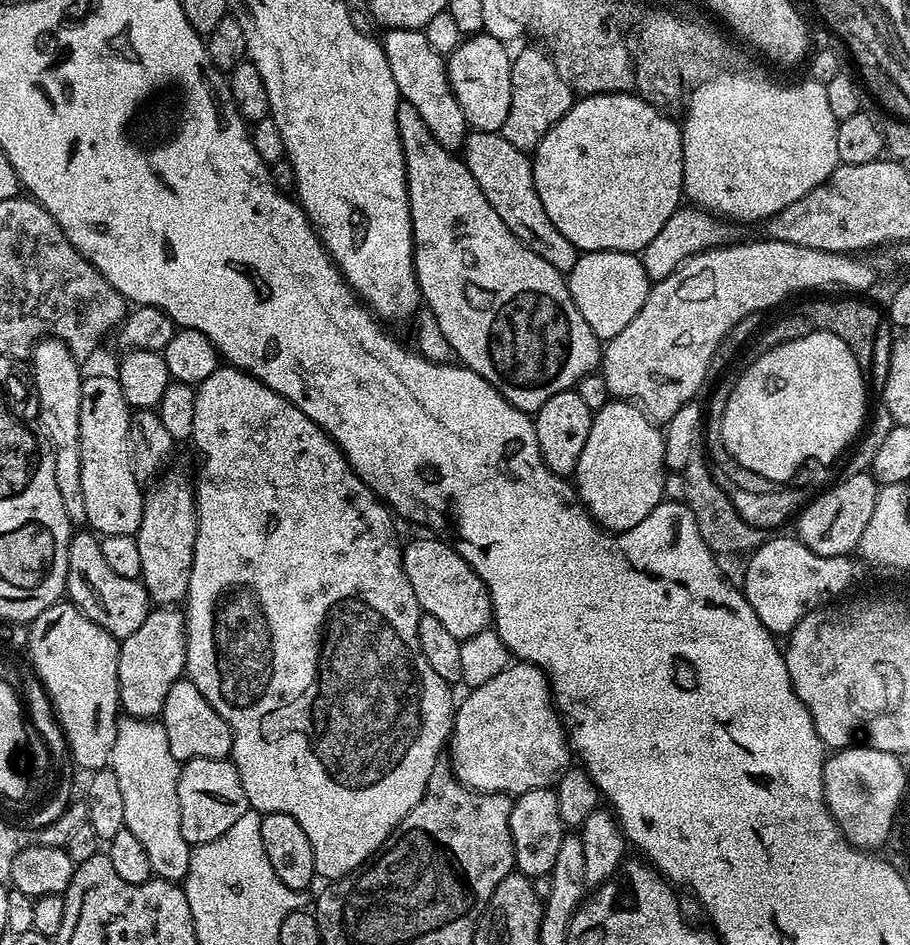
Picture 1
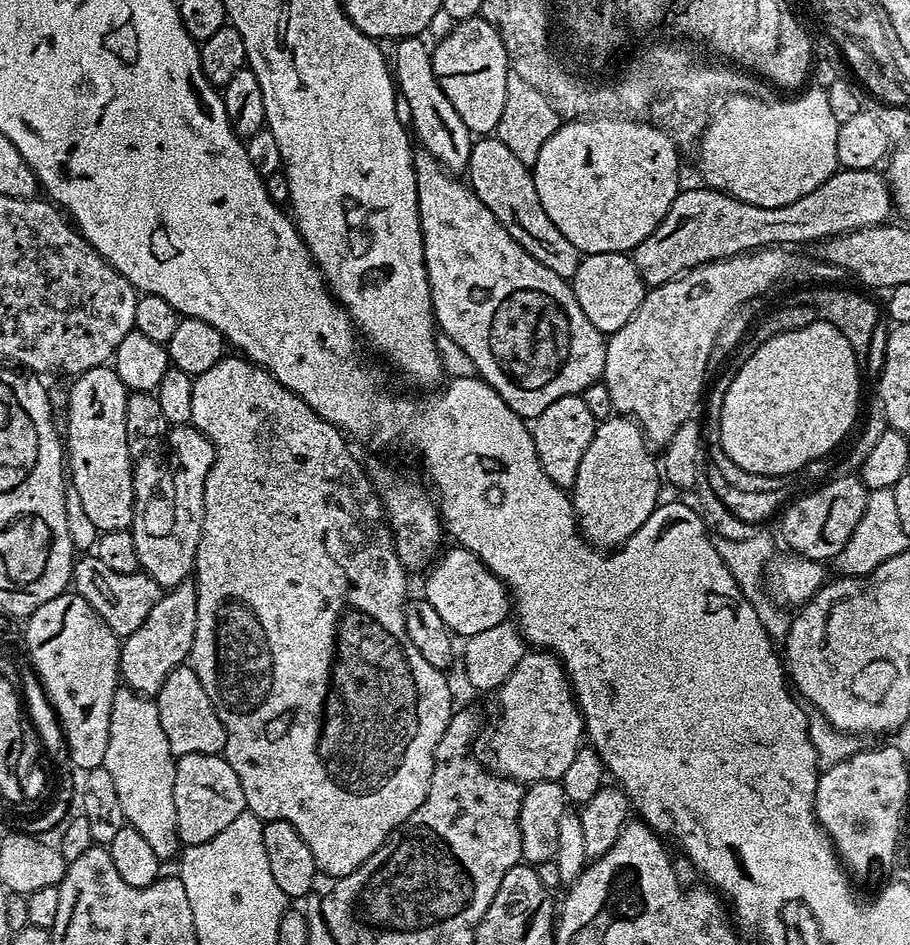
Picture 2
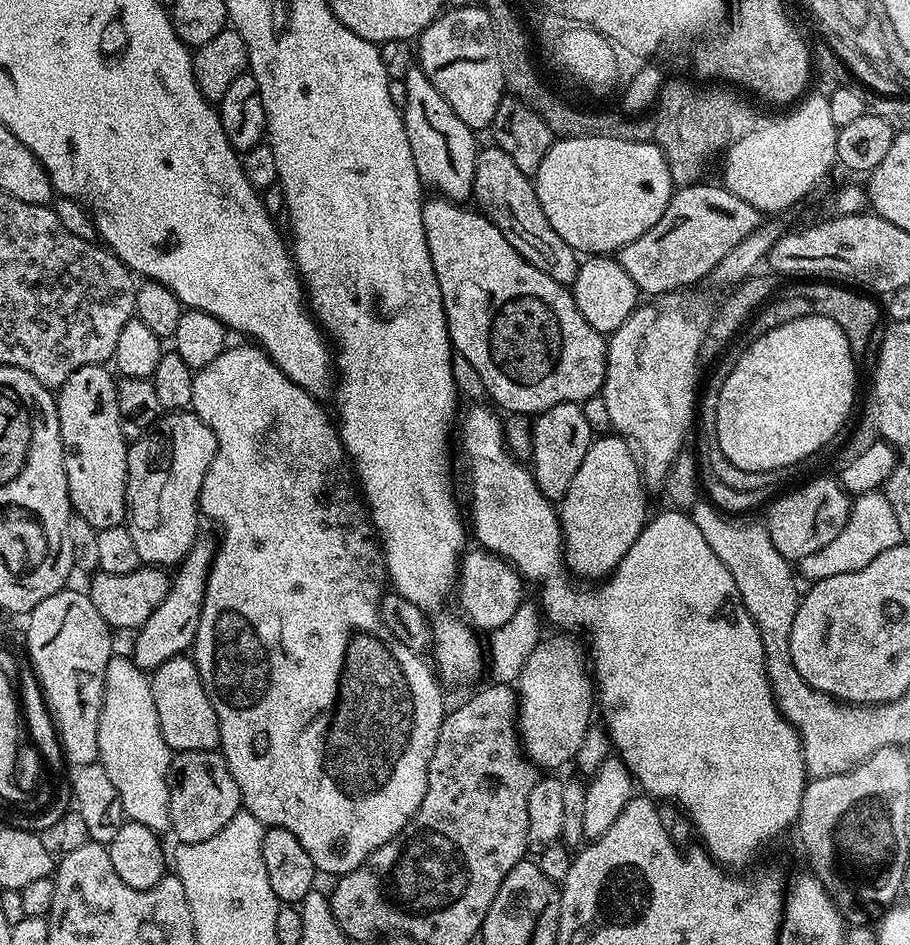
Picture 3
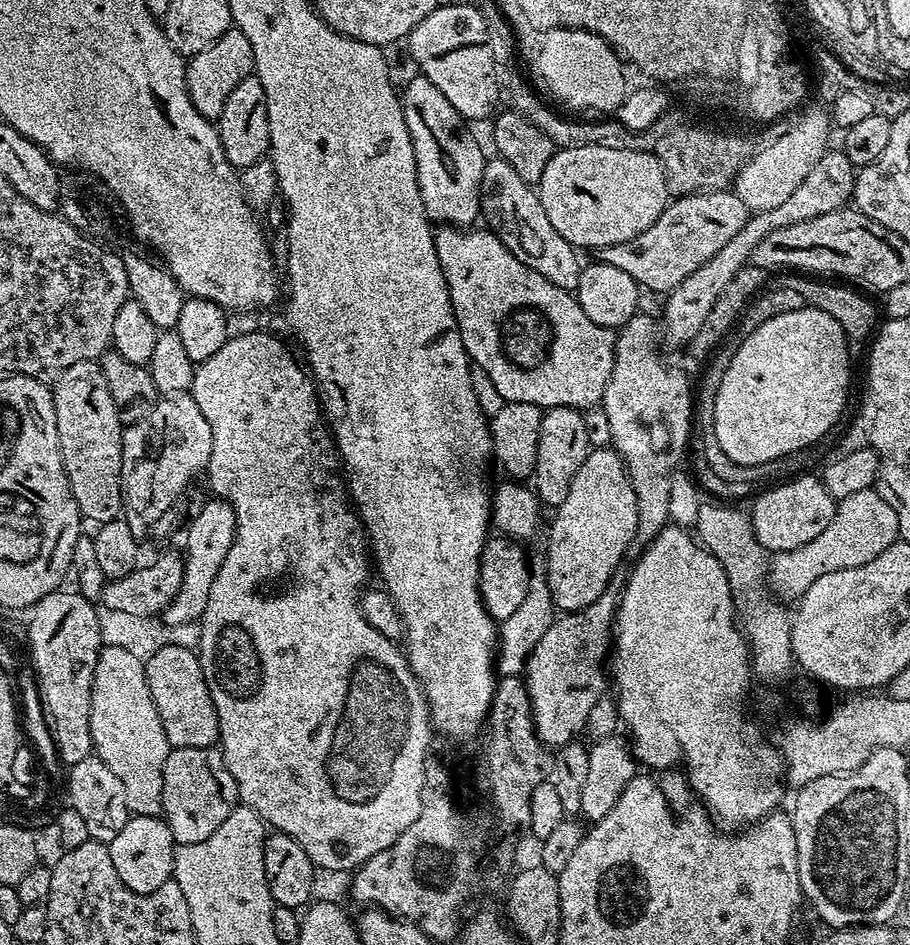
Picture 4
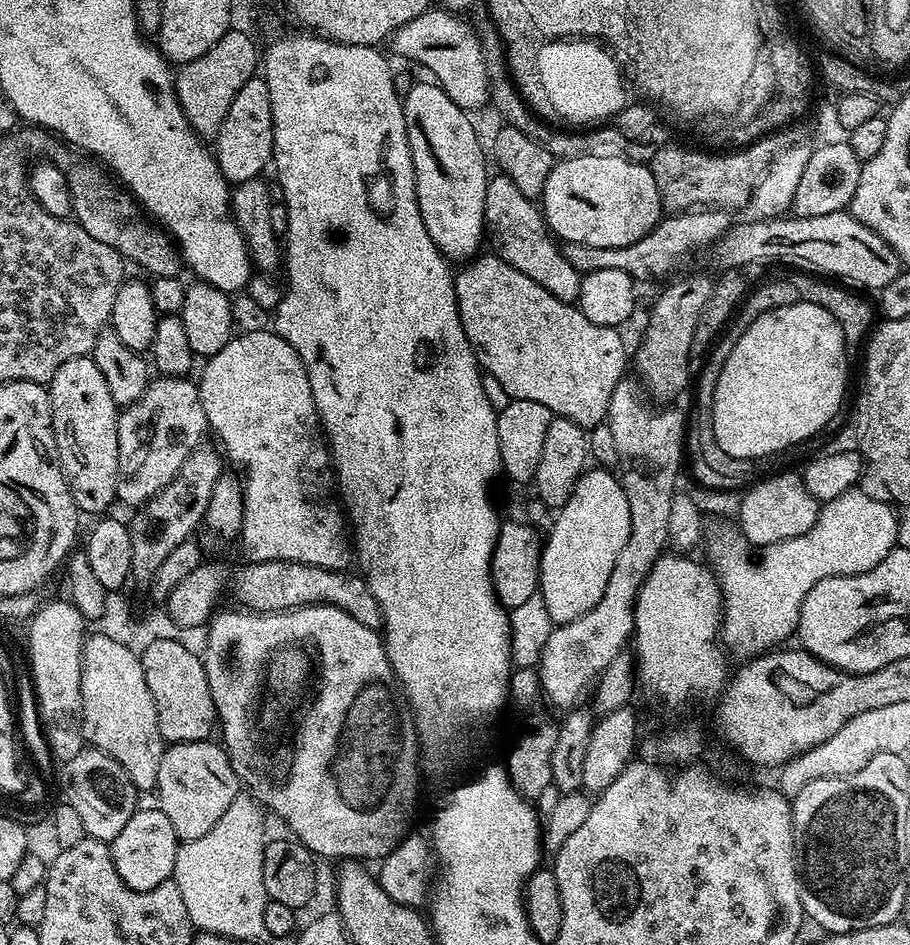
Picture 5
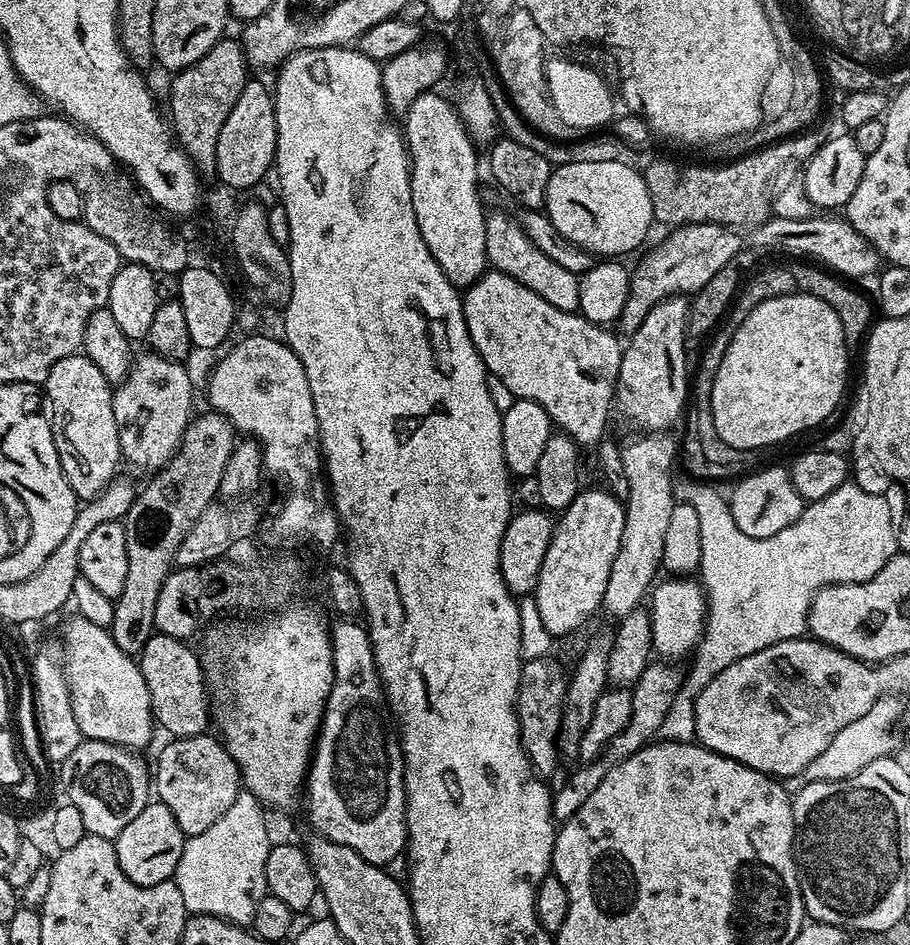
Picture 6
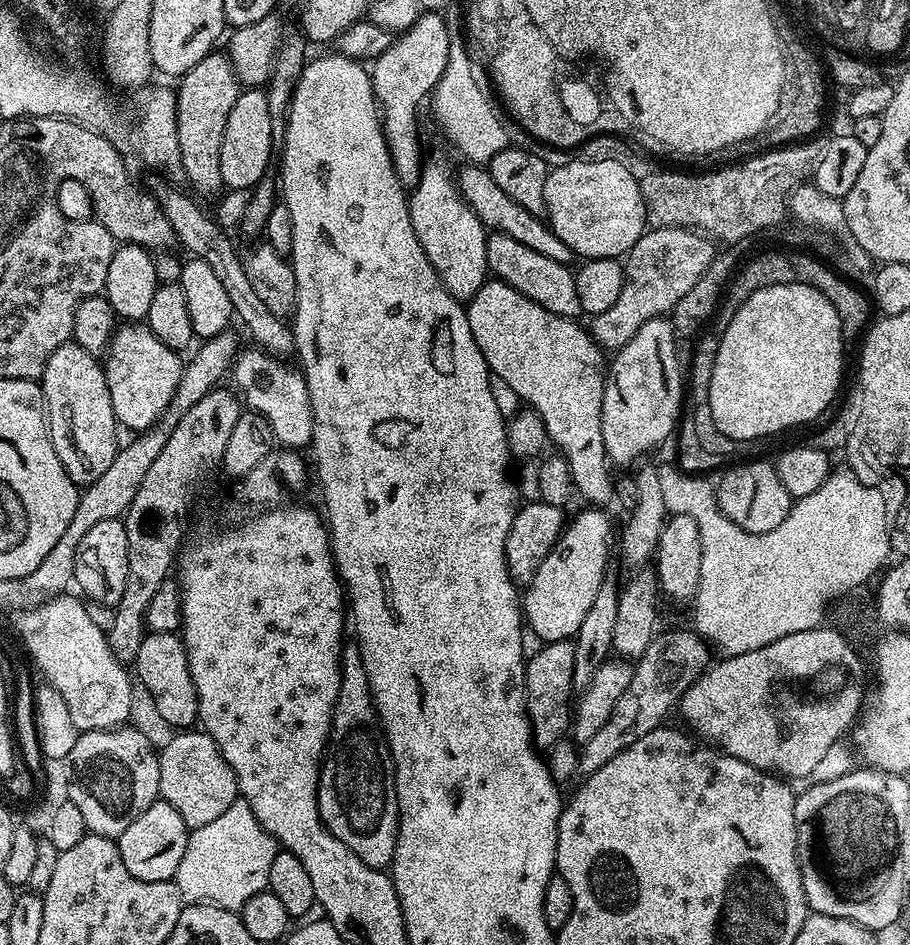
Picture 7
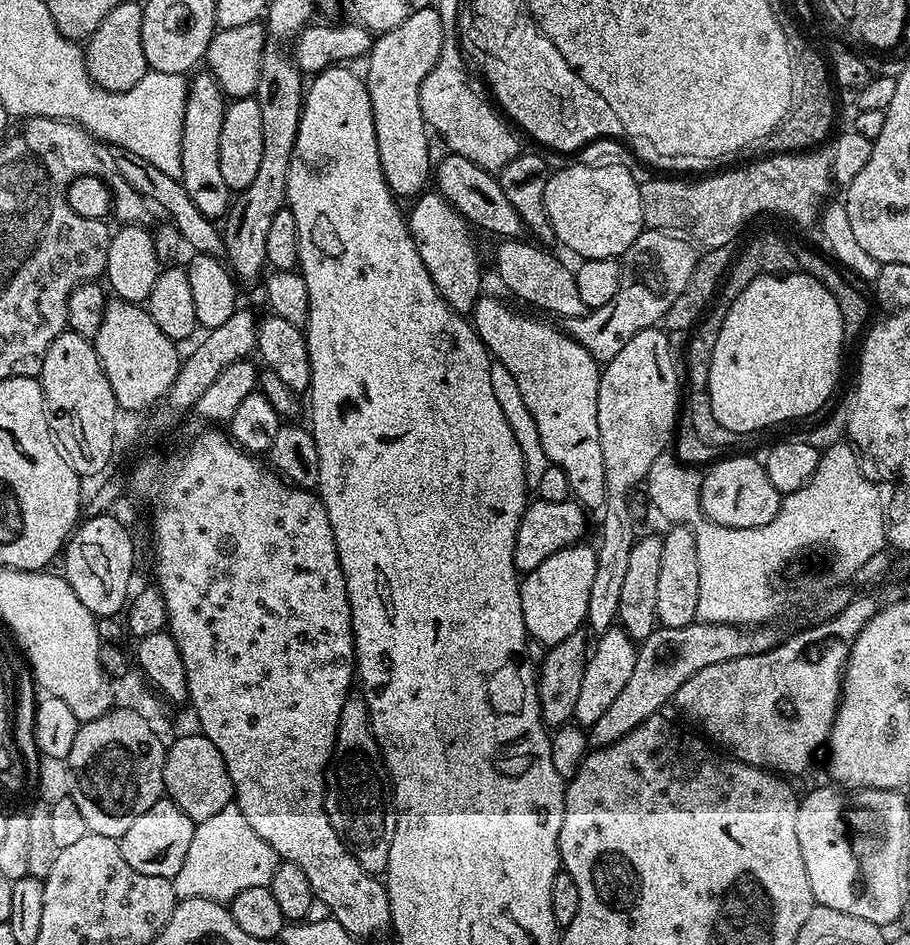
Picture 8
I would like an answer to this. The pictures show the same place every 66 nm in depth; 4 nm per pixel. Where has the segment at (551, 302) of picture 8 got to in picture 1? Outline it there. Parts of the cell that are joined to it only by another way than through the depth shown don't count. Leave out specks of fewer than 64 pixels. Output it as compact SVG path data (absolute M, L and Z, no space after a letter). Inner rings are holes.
M469 131L462 145L464 165L474 174L474 182L482 186L482 194L486 194L486 202L494 206L498 218L510 226L510 234L514 234L538 258L546 258L554 270L567 273L574 266L578 249L572 245L570 238L550 222L550 214L542 206L542 198L538 198L538 190L534 186L534 174L529 153L518 150L518 146L510 146L506 138L499 132Z

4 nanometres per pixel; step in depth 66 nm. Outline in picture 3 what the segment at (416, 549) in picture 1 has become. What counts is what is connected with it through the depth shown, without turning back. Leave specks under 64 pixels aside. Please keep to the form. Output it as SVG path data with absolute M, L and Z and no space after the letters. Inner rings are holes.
M479 546L473 549L473 552L468 550L463 553L458 565L458 583L454 588L454 596L455 599L460 599L459 611L463 619L471 624L473 629L491 634L494 629L503 626L513 616L514 610L518 610L520 604L525 603L526 581L515 566L498 554L487 552L485 548Z

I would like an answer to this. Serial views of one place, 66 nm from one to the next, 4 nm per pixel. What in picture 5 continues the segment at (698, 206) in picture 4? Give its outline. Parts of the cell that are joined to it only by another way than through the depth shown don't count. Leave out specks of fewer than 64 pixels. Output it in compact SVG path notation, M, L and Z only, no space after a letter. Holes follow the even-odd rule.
M701 206L695 210L668 214L655 228L650 229L638 242L630 246L586 246L585 244L563 245L562 251L566 262L574 266L581 274L594 270L622 270L630 274L637 282L660 280L663 276L671 277L676 267L691 254L695 248L715 245L716 241L730 227L729 213L723 208Z

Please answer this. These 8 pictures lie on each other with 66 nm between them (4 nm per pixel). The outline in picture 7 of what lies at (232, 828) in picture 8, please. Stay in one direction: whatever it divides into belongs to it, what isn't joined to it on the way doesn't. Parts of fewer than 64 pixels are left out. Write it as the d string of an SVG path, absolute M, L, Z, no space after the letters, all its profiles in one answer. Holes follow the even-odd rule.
M237 798L225 812L207 826L191 829L186 854L178 862L174 882L188 904L213 904L239 910L254 894L265 891L278 845L276 839L254 818L254 810Z

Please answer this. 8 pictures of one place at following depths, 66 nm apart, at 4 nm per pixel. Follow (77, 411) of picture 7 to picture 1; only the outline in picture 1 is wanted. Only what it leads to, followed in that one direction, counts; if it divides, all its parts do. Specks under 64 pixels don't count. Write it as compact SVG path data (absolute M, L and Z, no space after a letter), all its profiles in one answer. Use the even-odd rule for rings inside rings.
M85 375L83 381L82 410L78 414L78 438L87 527L100 536L135 536L142 526L144 492L141 481L137 480L132 469L132 454L128 450L128 431L133 413L115 375Z

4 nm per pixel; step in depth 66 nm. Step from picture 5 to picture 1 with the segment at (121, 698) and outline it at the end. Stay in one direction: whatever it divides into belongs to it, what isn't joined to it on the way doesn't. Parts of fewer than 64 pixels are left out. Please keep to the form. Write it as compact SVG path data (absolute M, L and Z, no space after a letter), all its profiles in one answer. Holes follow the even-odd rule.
M121 715L116 721L110 767L122 789L124 827L142 842L153 873L161 880L183 881L192 848L182 838L182 814L178 814L178 778L182 764L170 754L163 723L156 718L140 720L136 716Z

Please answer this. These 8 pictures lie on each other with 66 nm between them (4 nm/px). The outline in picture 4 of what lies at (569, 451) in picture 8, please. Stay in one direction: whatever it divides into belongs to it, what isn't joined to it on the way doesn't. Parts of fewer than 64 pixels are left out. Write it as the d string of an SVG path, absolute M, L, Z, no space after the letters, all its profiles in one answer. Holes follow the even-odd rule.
M440 226L434 232L438 262L442 266L442 274L446 278L446 290L450 294L450 306L454 310L454 318L458 322L458 330L462 334L462 346L466 350L469 361L475 367L486 370L490 382L494 382L495 389L498 390L498 394L502 394L504 401L533 403L534 406L543 410L558 406L581 410L597 407L604 399L606 382L610 382L610 370L614 370L617 333L611 328L598 326L598 322L590 322L590 318L586 318L586 310L582 310L582 306L576 301L573 293L554 286L552 282L546 282L546 278L542 278L542 274L534 274L534 270L530 270L530 266L518 262L518 258L514 258L514 254L510 254L510 250L506 250L506 246L494 233L487 230L472 231L476 230Z

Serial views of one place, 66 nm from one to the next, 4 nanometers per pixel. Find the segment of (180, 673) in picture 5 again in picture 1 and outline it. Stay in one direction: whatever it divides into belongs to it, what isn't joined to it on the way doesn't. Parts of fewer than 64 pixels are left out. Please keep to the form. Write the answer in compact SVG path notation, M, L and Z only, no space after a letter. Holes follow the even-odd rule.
M181 678L170 686L170 694L166 694L166 702L162 706L159 719L166 730L166 738L170 742L170 754L178 761L193 760L194 758L214 758L226 760L232 755L232 731L228 723L202 698L202 690L194 686L194 682Z

